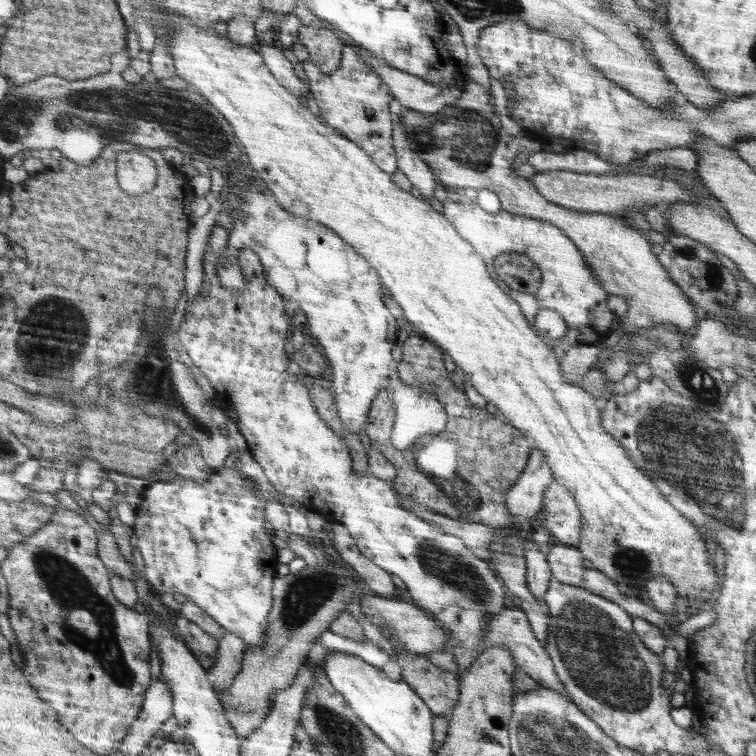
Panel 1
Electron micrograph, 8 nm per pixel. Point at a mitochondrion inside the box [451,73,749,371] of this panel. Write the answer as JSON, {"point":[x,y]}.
{"point":[714,280]}

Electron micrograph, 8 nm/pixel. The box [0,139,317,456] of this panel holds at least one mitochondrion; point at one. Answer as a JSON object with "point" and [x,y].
{"point":[55,331]}

